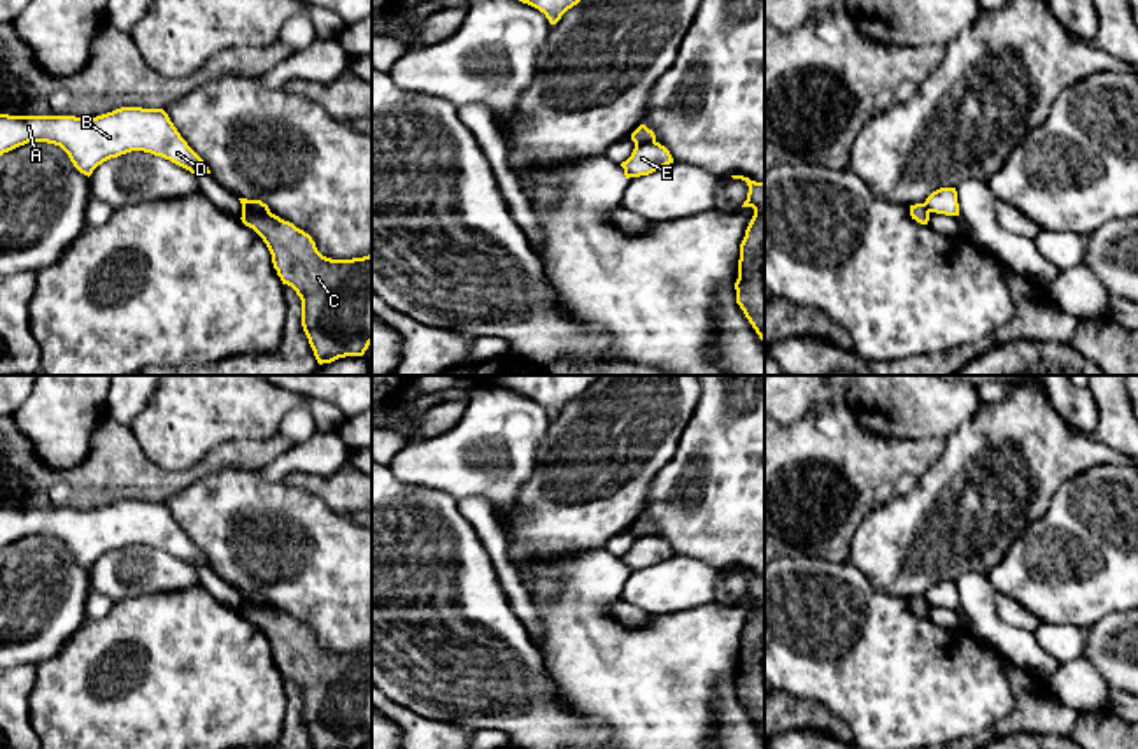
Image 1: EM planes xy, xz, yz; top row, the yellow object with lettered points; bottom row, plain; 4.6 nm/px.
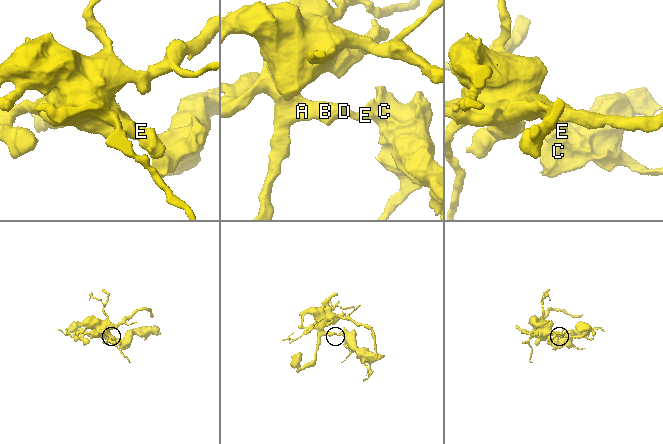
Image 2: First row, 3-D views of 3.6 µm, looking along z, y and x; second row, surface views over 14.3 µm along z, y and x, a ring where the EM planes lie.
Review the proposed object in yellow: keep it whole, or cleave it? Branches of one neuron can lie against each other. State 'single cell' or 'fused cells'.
fused cells

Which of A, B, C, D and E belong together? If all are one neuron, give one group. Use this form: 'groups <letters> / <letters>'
groups A B D E / C

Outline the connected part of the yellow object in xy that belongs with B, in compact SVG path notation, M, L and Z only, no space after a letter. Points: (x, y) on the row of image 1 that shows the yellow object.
M121 107L96 118L0 114L0 156L28 142L60 146L74 167L88 177L103 161L132 151L161 156L195 175L210 174L207 163L188 146L163 109Z

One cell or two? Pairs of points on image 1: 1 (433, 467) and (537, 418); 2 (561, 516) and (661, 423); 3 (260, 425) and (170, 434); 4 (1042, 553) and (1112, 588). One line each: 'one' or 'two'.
1: one
2: one
3: one
4: one

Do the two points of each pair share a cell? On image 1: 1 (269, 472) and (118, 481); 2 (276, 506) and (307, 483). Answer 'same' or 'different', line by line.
1: different
2: different

